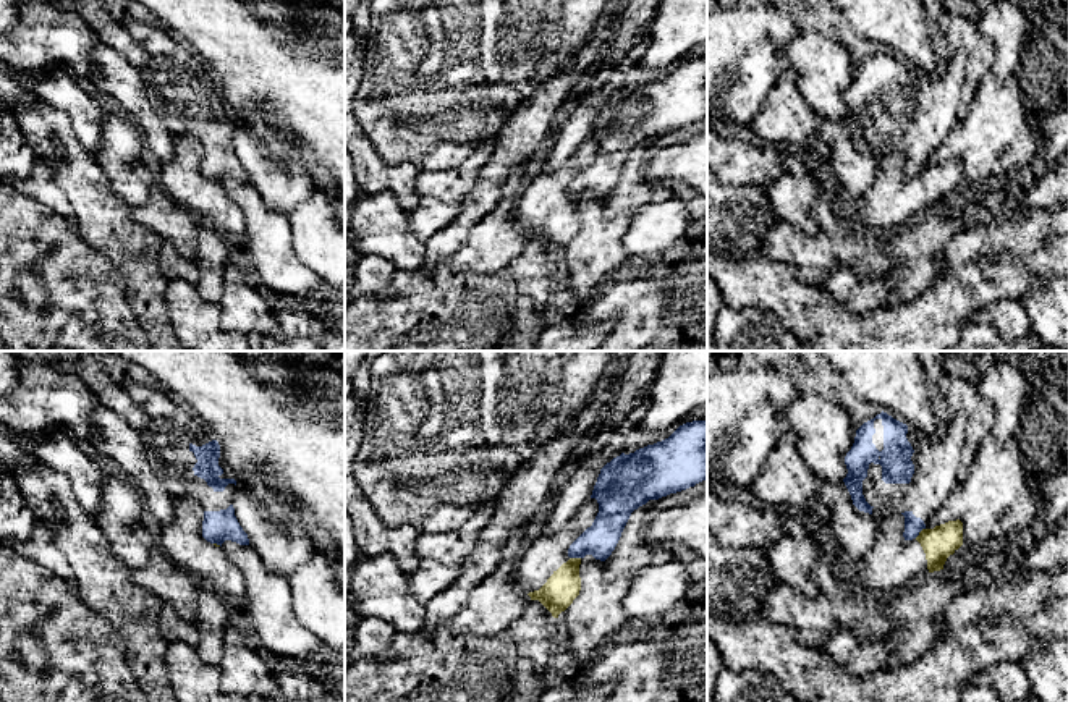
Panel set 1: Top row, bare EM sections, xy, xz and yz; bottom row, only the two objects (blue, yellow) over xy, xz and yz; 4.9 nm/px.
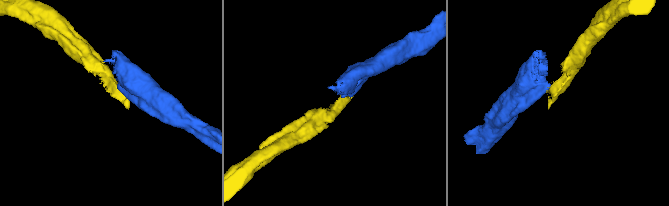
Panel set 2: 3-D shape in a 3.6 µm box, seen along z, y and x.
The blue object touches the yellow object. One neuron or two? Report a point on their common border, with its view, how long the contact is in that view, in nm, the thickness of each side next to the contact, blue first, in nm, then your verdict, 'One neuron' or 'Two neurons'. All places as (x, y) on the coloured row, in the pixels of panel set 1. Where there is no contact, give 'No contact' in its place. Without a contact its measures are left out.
Touches blue at yz (919, 531). Shared border 80 nm. Thickness 90 nm (blue) against 160 nm. Two neurons

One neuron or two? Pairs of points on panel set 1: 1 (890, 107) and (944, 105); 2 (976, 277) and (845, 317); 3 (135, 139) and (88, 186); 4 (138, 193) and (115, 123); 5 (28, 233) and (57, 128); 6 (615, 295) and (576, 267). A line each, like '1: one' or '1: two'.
1: one
2: one
3: two
4: one
5: two
6: two

